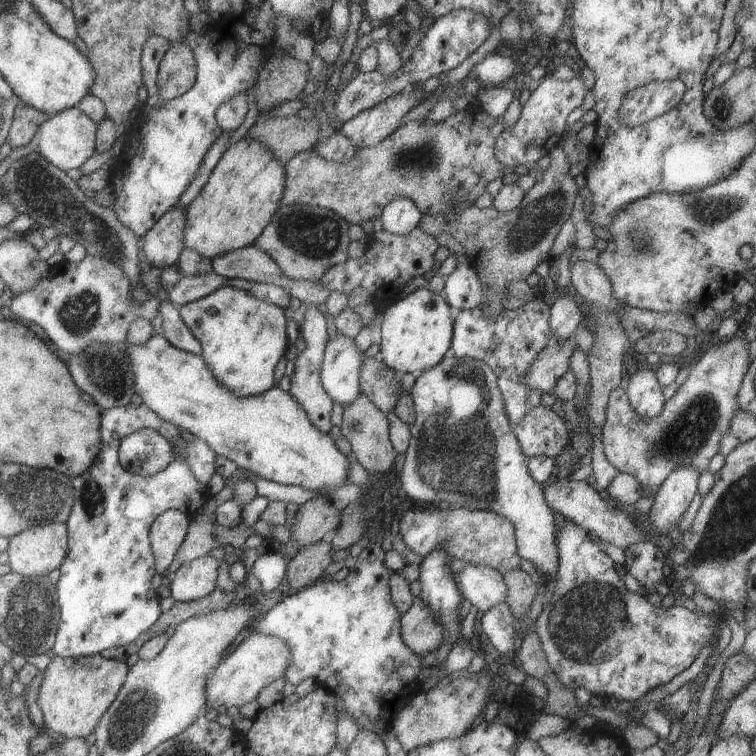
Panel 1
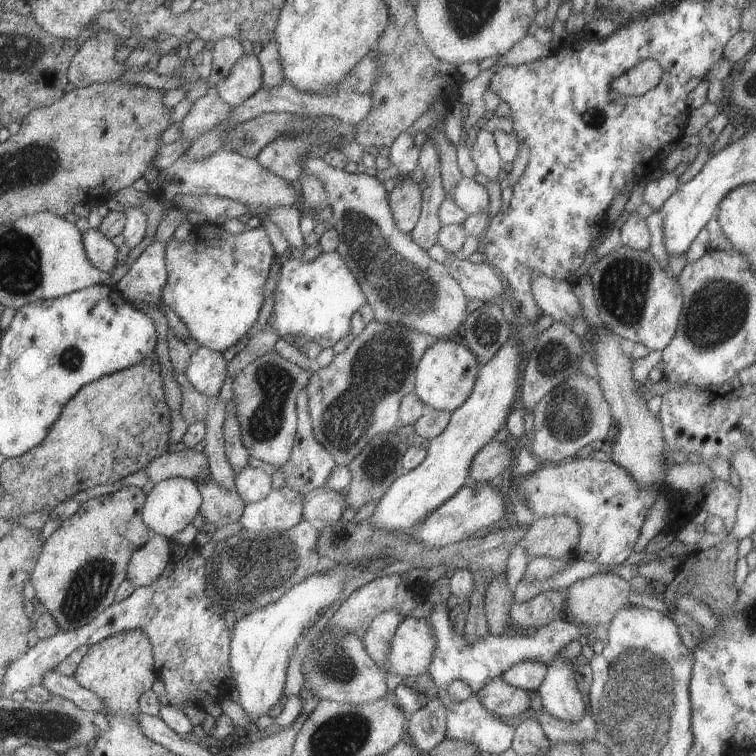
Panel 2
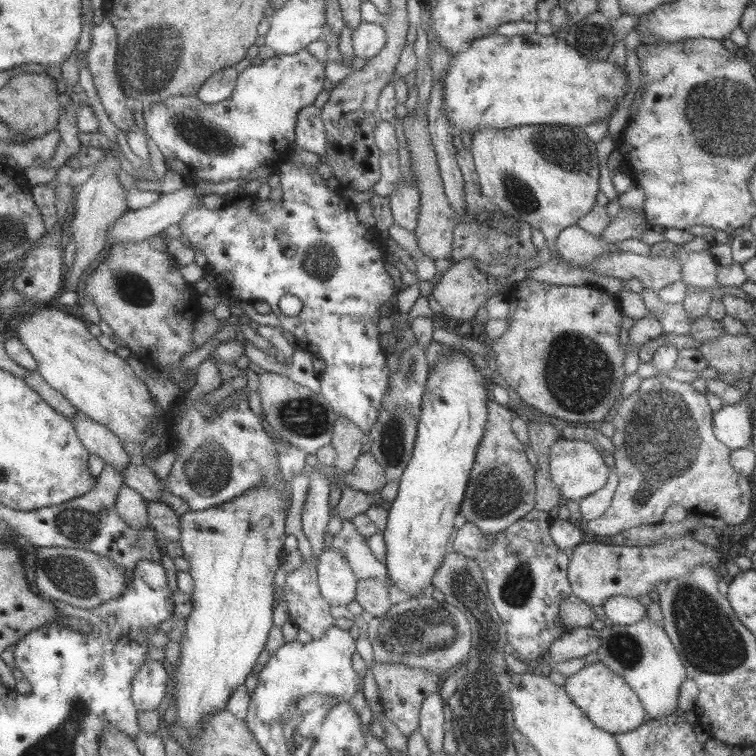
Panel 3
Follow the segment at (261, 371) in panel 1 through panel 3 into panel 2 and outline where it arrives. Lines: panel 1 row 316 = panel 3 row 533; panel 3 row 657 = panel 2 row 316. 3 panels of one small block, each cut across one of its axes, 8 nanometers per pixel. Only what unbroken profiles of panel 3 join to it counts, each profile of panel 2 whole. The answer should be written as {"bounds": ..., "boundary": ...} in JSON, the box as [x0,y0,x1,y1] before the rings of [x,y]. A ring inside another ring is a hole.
{"bounds":[161,220,279,353],"boundary":[[[202,220],[193,221],[187,240],[179,242],[169,238],[165,243],[165,266],[167,276],[161,290],[162,304],[173,310],[185,324],[190,337],[200,347],[223,353],[245,337],[249,328],[255,326],[259,308],[263,304],[263,286],[269,276],[269,266],[278,251],[279,243],[268,224],[262,222],[252,229],[245,228],[239,234],[231,234],[221,226]]]}

